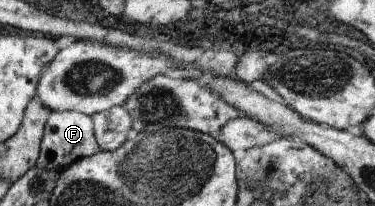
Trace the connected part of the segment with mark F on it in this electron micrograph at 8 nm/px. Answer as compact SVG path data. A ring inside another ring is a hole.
M78 110L54 111L51 112L45 127L45 134L41 143L41 156L37 166L40 169L50 169L50 171L60 173L77 161L94 157L101 151L95 133L93 116Z

